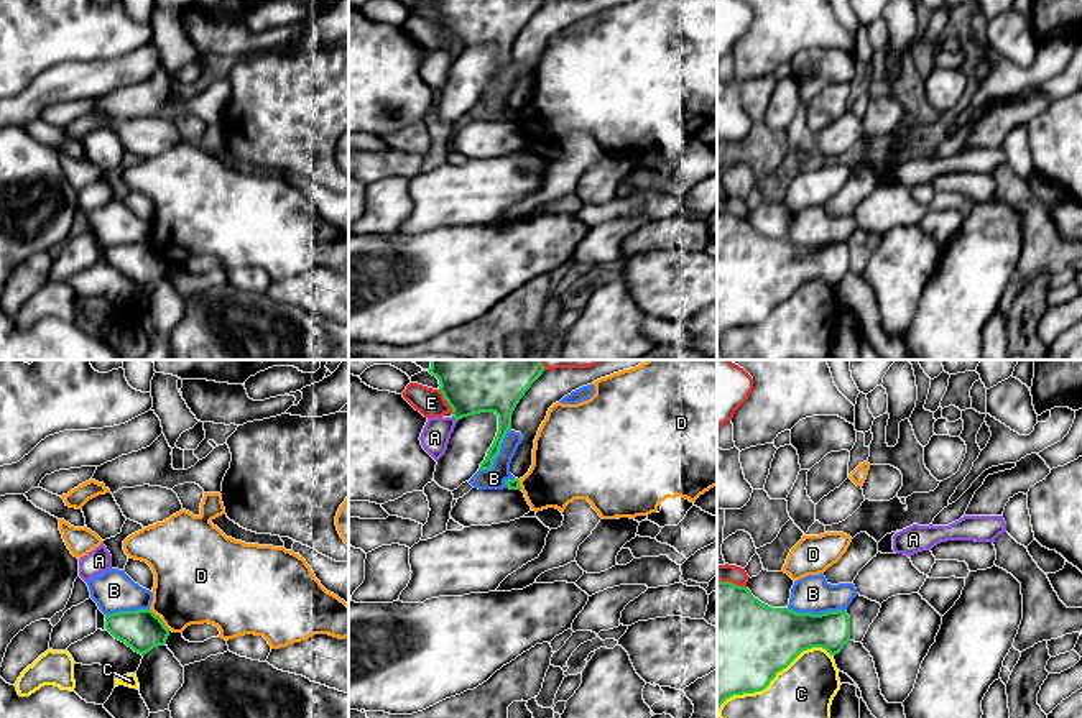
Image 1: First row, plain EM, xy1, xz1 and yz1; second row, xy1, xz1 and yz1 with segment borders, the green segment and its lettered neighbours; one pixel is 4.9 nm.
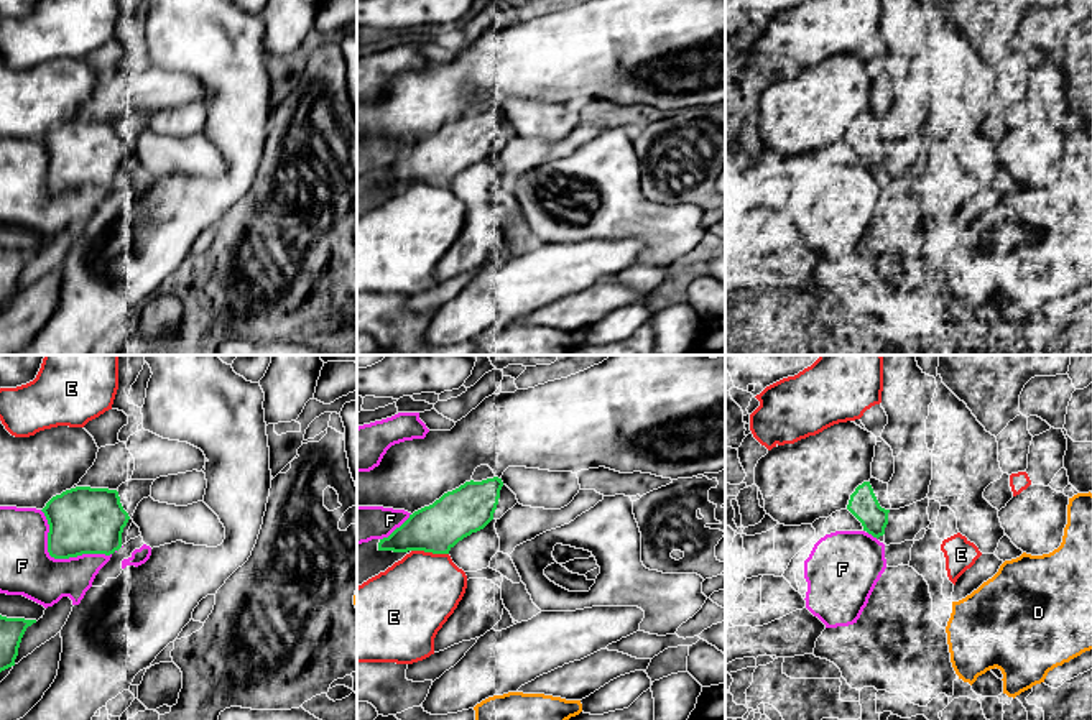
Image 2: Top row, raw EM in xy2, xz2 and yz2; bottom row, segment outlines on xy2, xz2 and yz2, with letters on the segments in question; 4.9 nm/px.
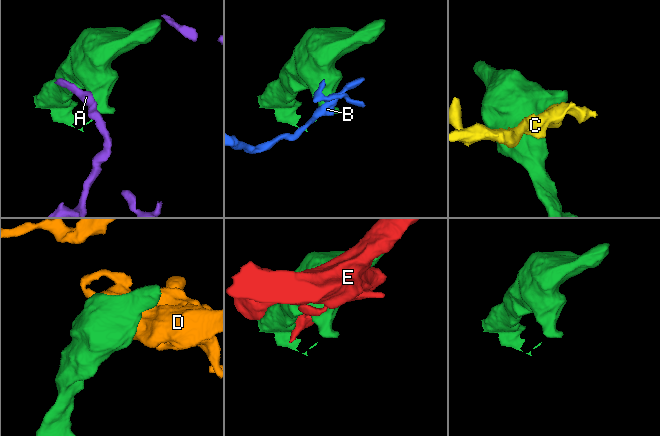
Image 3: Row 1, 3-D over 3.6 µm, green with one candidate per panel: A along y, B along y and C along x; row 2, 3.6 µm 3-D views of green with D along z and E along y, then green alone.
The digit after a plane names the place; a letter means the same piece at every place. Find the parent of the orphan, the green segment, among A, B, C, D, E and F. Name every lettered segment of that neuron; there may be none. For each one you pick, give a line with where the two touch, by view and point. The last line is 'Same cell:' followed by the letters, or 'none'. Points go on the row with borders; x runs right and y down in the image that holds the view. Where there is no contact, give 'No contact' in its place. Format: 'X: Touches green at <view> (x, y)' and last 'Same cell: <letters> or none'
Same cell: none

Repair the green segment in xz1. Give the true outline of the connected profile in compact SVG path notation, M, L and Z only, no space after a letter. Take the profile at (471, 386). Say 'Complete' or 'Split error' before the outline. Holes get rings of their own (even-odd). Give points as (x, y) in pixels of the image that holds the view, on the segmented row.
Complete. M431 360L428 370L439 380L439 391L455 421L480 412L498 416L498 432L479 470L490 470L502 442L511 430L511 414L543 375L539 360Z

